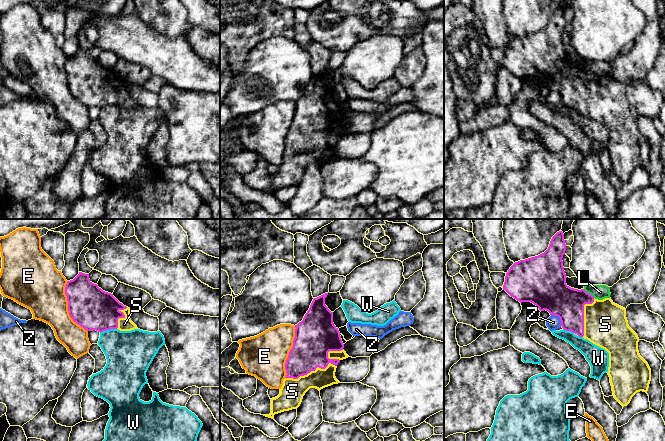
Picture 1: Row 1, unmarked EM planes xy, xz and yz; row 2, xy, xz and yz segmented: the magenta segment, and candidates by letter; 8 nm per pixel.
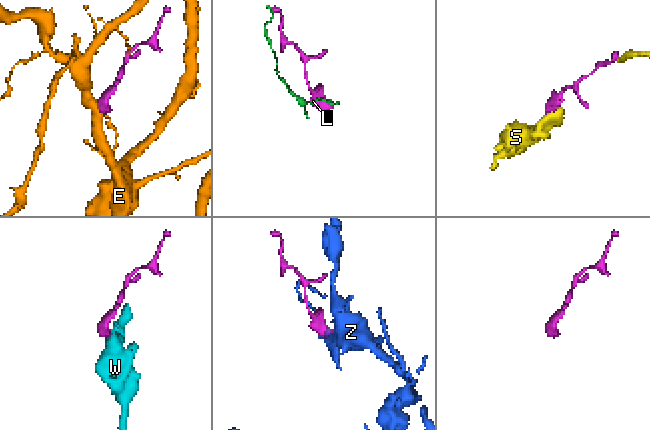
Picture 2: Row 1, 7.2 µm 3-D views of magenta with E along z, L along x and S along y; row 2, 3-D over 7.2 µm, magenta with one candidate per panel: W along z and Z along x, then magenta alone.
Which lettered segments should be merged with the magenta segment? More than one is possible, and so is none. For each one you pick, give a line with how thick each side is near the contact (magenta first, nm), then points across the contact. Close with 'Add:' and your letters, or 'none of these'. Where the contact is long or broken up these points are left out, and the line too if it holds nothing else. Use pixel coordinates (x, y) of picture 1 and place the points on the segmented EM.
S: 300/190 nm
Add: S

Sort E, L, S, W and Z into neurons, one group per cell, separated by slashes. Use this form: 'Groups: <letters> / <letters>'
Groups: E / L / S / W / Z

